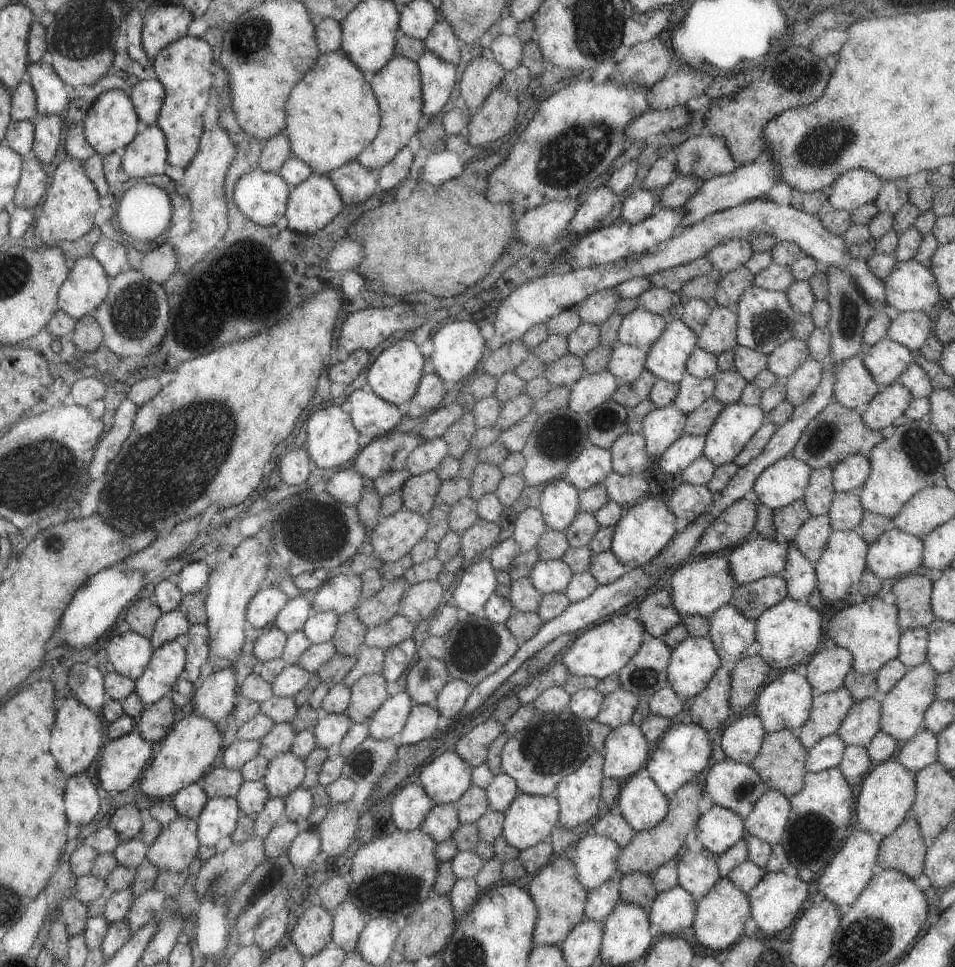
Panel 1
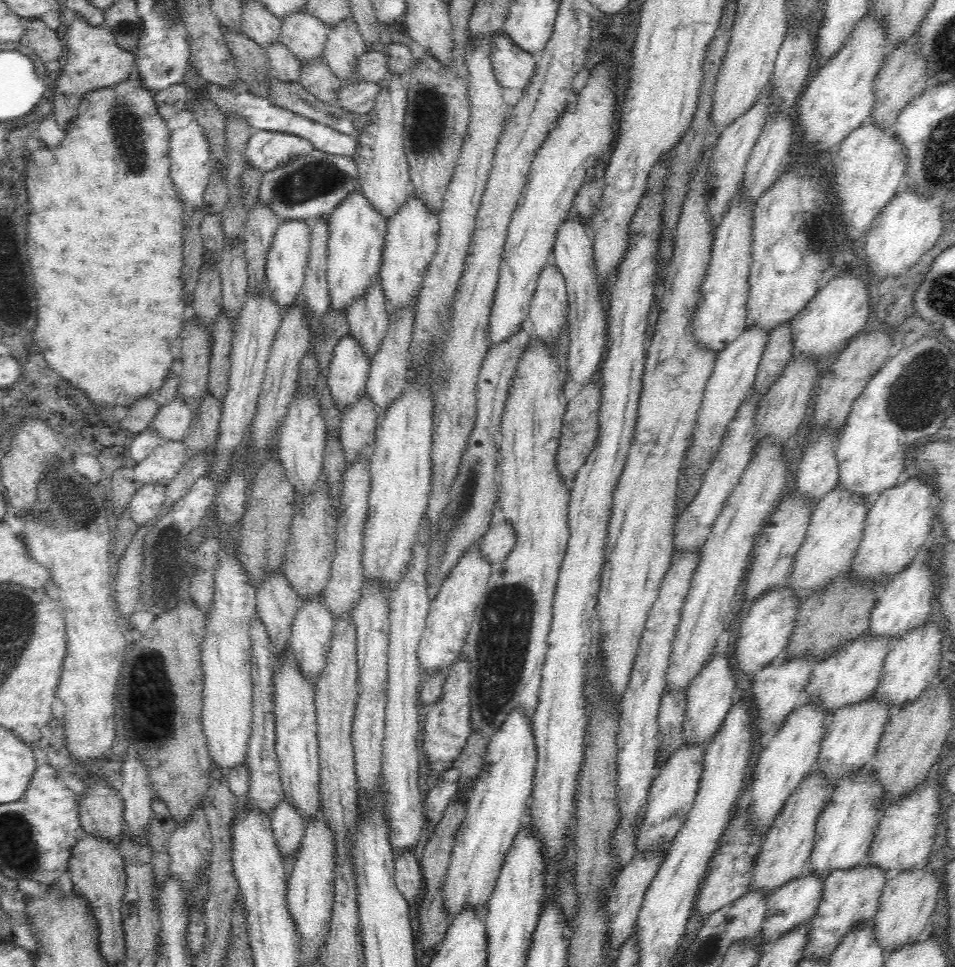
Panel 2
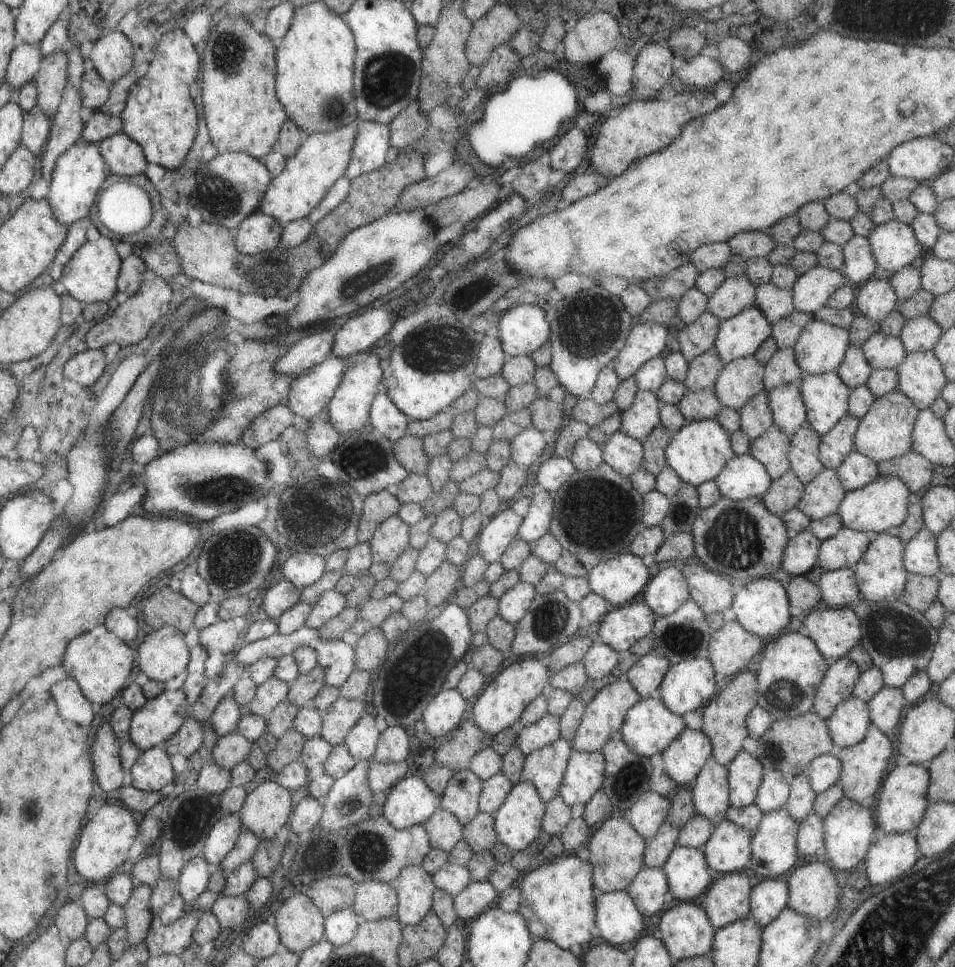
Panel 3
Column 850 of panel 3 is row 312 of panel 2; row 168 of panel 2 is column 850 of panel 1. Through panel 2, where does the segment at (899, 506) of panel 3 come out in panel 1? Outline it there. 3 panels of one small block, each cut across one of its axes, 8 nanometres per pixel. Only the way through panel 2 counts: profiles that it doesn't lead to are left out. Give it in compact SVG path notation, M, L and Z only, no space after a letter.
M853 529L832 531L828 536L821 556L815 561L815 586L824 600L839 600L845 594L854 592L856 582L866 569L868 544Z

